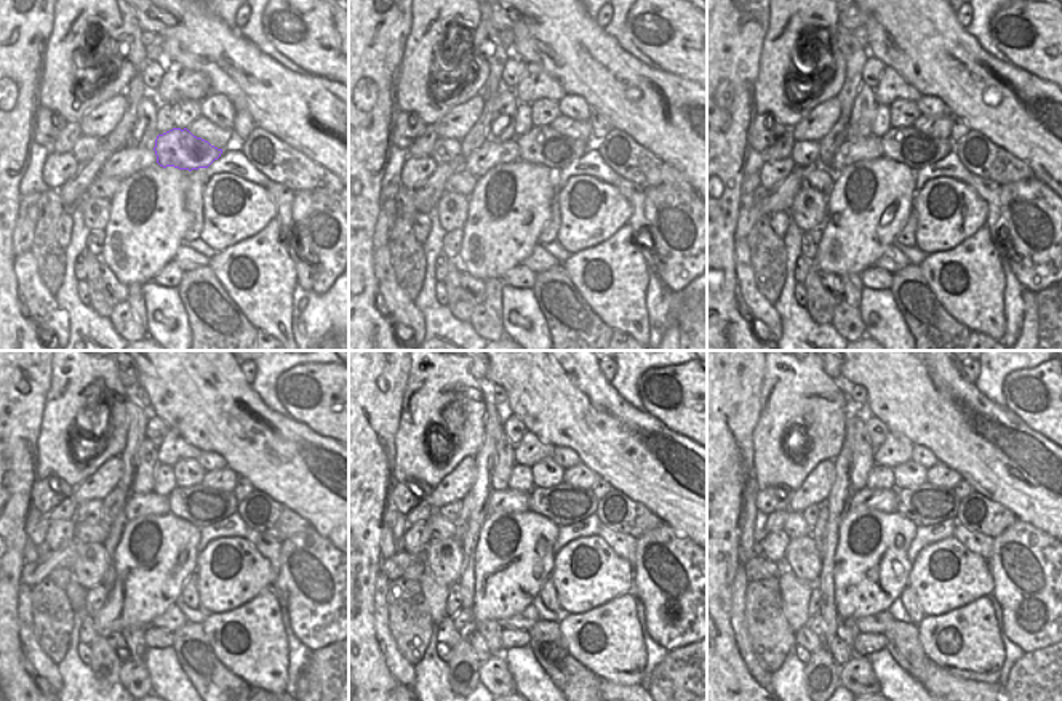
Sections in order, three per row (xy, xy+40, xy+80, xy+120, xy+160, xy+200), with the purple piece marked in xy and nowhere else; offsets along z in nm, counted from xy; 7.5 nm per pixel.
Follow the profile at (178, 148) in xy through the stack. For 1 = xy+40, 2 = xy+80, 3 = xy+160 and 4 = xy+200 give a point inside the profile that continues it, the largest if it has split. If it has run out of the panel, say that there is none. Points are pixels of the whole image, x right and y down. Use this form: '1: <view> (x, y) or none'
1: xy+40 (541, 144)
2: xy+80 (909, 146)
3: xy+160 (565, 504)
4: xy+200 (925, 504)

